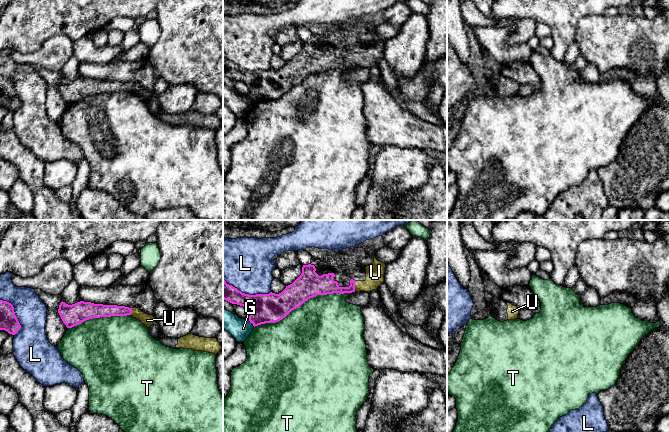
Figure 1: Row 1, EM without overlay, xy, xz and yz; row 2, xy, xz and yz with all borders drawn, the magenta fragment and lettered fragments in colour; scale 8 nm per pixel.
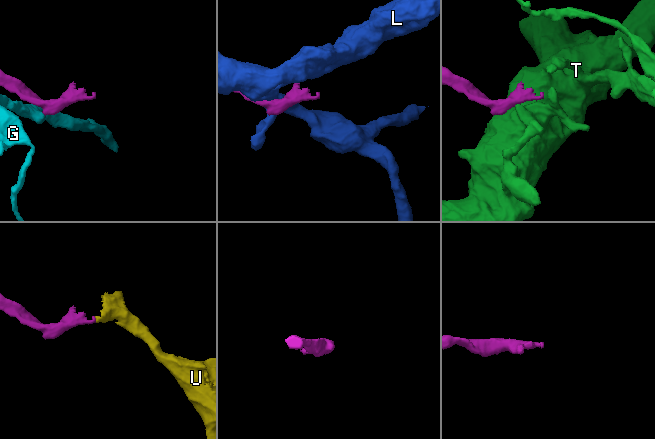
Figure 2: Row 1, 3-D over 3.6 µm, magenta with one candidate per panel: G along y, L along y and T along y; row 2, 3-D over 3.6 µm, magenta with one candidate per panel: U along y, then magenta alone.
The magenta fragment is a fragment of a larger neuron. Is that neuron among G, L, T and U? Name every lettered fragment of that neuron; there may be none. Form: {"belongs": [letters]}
{"belongs": ["U"]}

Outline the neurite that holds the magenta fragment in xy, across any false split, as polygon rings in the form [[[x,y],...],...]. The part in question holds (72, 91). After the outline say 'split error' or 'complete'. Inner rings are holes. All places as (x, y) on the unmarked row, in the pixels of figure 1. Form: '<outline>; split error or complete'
[[[62,77],[59,81],[58,89],[67,104],[72,104],[92,94],[127,91],[140,96],[149,104],[155,94],[153,91],[148,91],[136,83],[129,84],[117,81],[94,80],[84,77],[72,81]]]; split error

